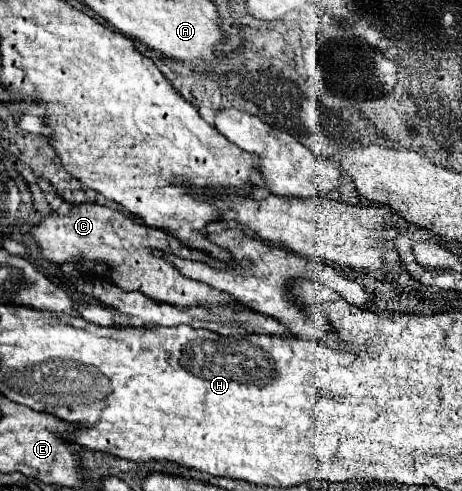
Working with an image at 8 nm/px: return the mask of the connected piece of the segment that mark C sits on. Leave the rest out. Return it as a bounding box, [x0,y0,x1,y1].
[29,203,233,307]

